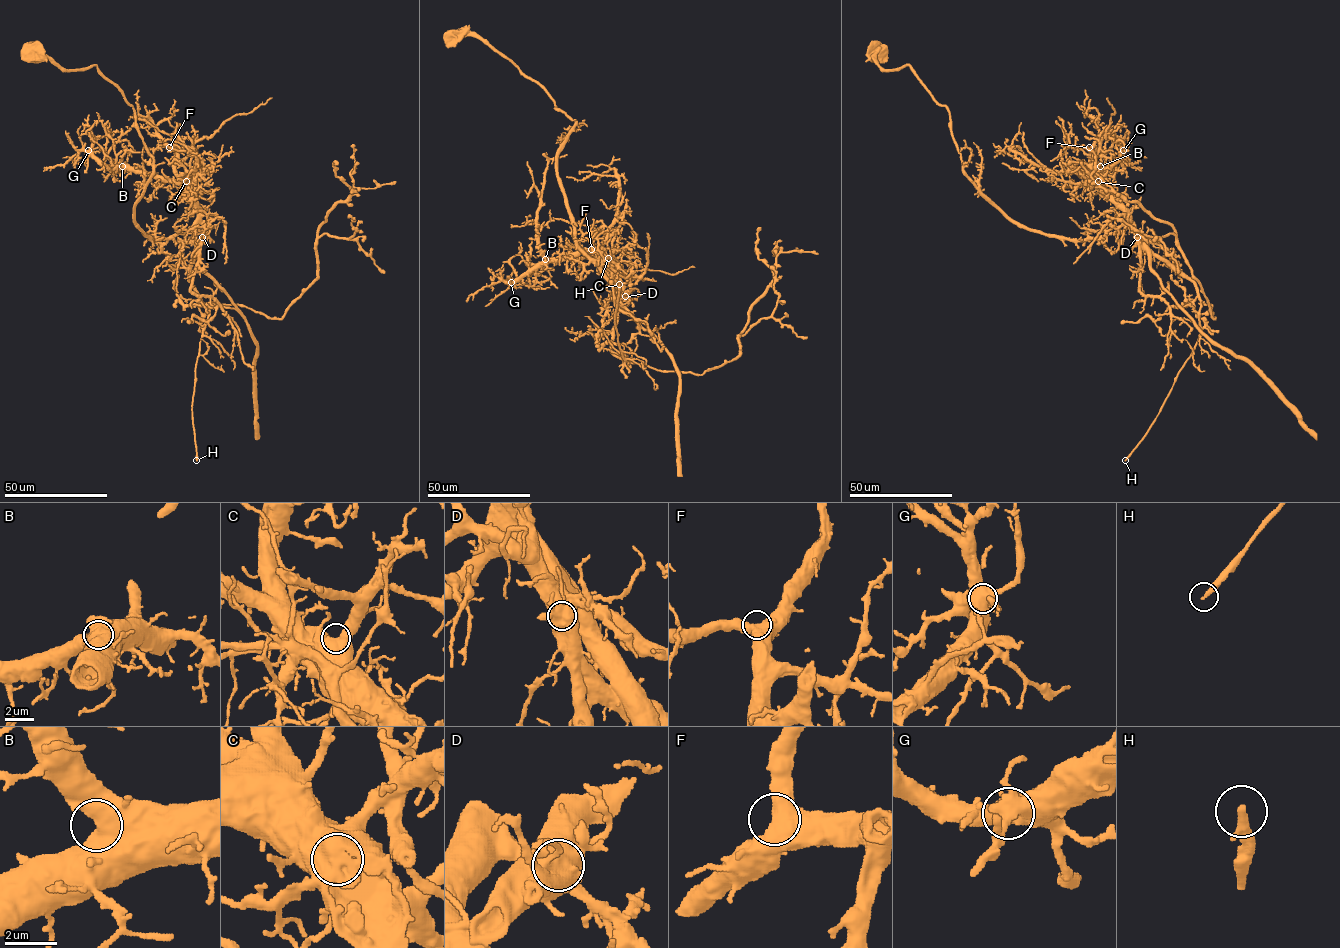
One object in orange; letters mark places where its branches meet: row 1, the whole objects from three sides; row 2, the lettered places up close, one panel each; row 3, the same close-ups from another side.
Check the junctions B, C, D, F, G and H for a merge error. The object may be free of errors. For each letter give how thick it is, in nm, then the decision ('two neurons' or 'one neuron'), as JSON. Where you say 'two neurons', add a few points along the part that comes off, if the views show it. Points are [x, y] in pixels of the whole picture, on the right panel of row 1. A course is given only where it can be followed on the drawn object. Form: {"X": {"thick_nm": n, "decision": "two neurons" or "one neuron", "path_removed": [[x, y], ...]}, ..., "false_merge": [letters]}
{"B": {"thick_nm": 1050, "decision": "one neuron"}, "C": {"thick_nm": 1100, "decision": "one neuron"}, "D": {"thick_nm": 1350, "decision": "two neurons", "path_removed": [[1137, 237], [1191, 280], [1215, 318], [1176, 230], [1137, 203], [1105, 191], [1091, 176], [1095, 154], [1082, 145]]}, "F": {"thick_nm": 750, "decision": "one neuron"}, "G": {"thick_nm": 600, "decision": "one neuron"}, "H": {"thick_nm": 320, "decision": "one neuron"}, "false_merge": ["D"]}

